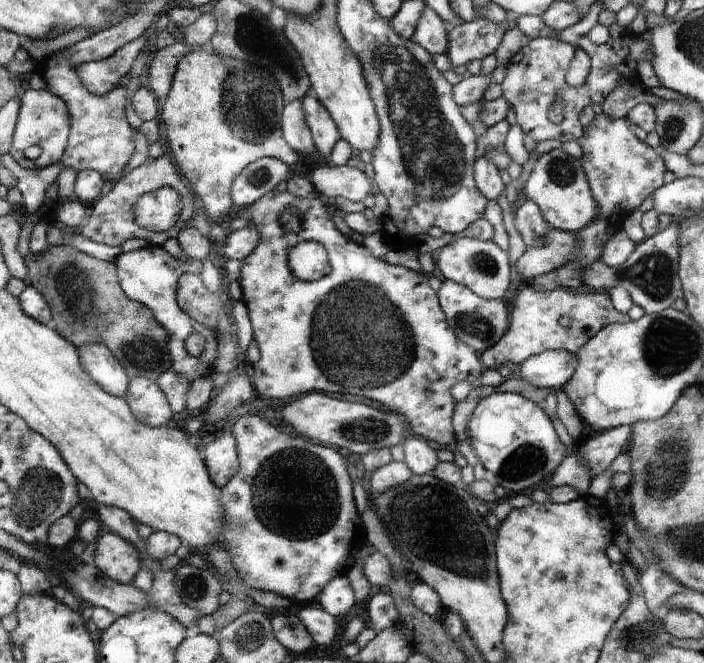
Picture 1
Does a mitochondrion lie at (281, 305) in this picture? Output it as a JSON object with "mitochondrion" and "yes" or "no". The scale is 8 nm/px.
{"mitochondrion":"no"}

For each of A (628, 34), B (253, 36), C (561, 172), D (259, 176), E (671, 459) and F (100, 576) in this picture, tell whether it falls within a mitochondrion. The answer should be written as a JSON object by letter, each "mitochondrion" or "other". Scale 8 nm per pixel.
{"A":"other","B":"mitochondrion","C":"mitochondrion","D":"mitochondrion","E":"mitochondrion","F":"other"}

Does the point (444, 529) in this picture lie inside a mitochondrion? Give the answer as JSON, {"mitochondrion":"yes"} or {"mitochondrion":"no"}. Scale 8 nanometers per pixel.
{"mitochondrion":"yes"}

